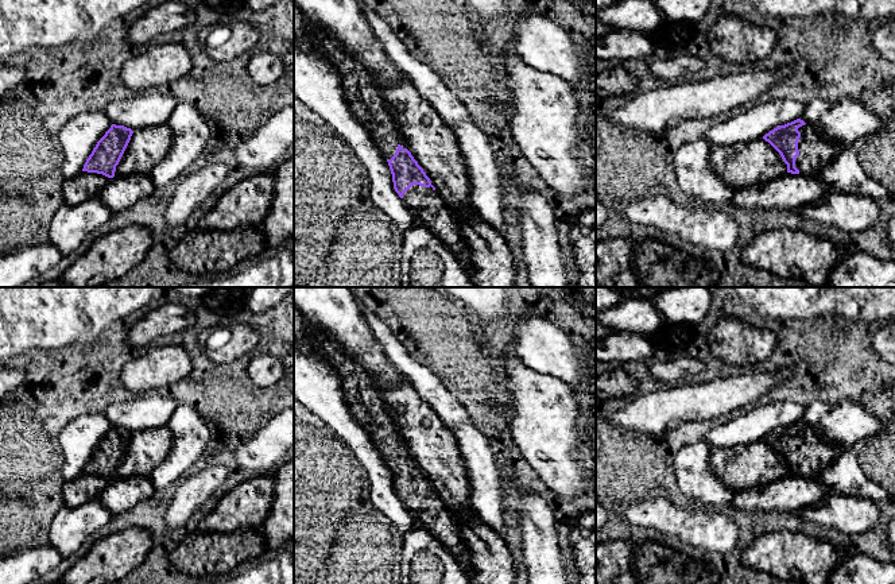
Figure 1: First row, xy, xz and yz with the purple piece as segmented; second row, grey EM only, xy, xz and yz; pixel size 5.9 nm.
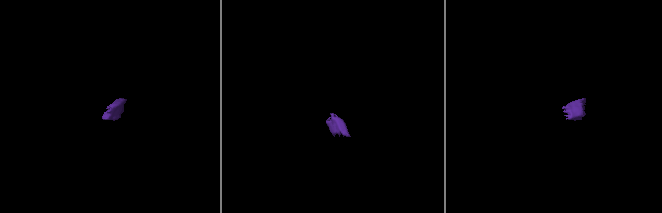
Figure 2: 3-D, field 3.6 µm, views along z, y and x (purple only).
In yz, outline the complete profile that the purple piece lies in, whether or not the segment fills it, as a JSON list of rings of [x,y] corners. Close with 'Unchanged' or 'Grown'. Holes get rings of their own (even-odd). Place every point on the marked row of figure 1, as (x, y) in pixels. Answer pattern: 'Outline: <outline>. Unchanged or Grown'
Outline: [[[801,119],[774,128],[763,139],[780,154],[787,173],[806,177],[817,175],[845,148]]]. Grown

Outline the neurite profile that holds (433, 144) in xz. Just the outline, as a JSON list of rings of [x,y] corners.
[[[408,80],[387,82],[381,89],[407,150],[445,204],[460,214],[473,209],[466,166],[453,131]]]

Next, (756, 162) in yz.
[[[763,138],[740,144],[716,146],[709,165],[736,190],[770,182],[787,173],[780,154]]]

